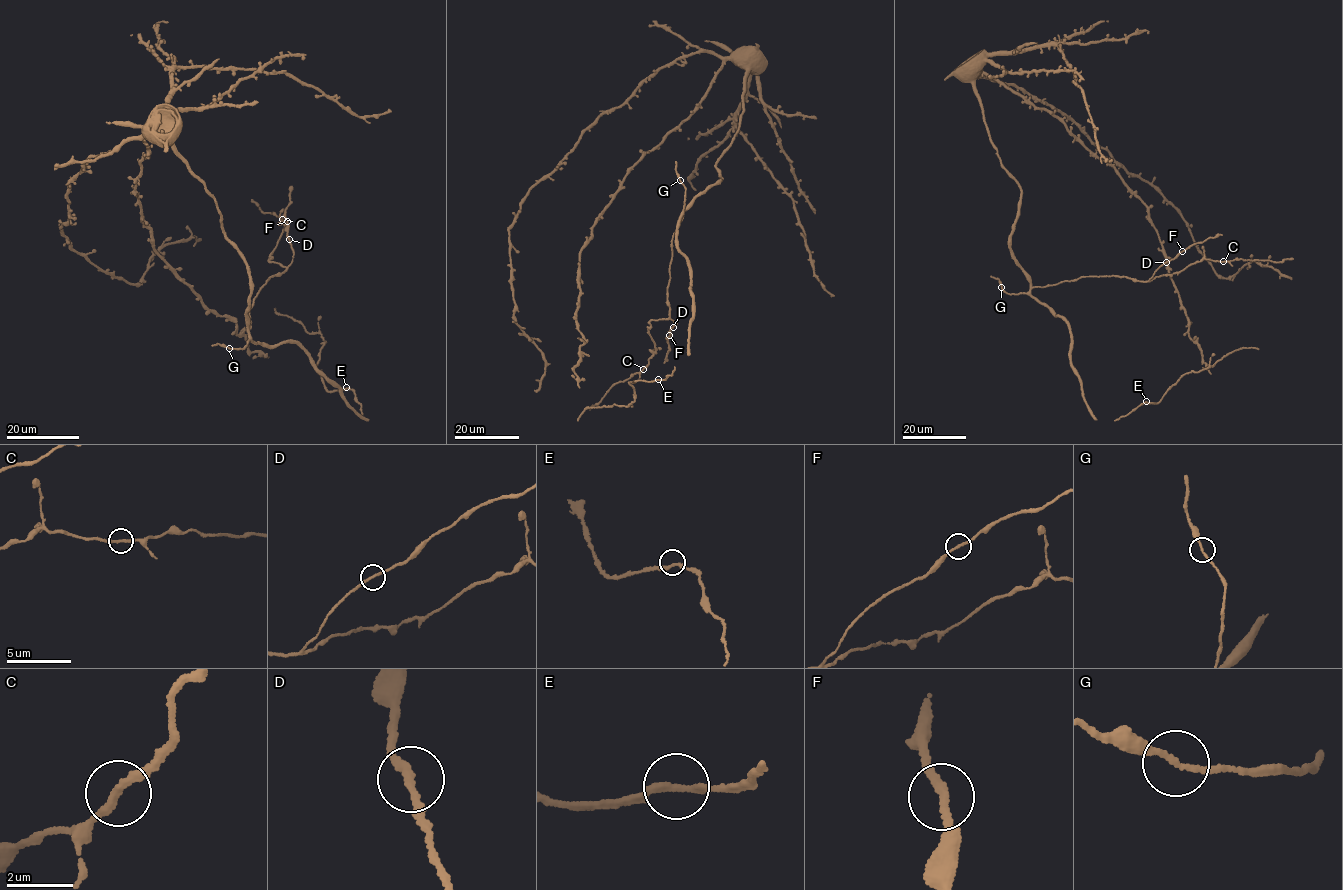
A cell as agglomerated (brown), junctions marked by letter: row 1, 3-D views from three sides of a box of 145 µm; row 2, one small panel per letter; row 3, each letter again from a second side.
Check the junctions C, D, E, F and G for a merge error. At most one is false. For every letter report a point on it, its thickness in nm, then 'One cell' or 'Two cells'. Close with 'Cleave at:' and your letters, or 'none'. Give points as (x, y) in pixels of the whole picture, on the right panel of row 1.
C: Place: (1223, 261). Thickness 240 nm. One cell
D: Place: (1166, 262). Thickness 200 nm. One cell
E: Place: (1146, 401). Thickness 200 nm. One cell
F: Place: (1182, 251). Thickness 200 nm. One cell
G: Place: (1001, 287). Thickness 170 nm. One cell
Cleave at: none

